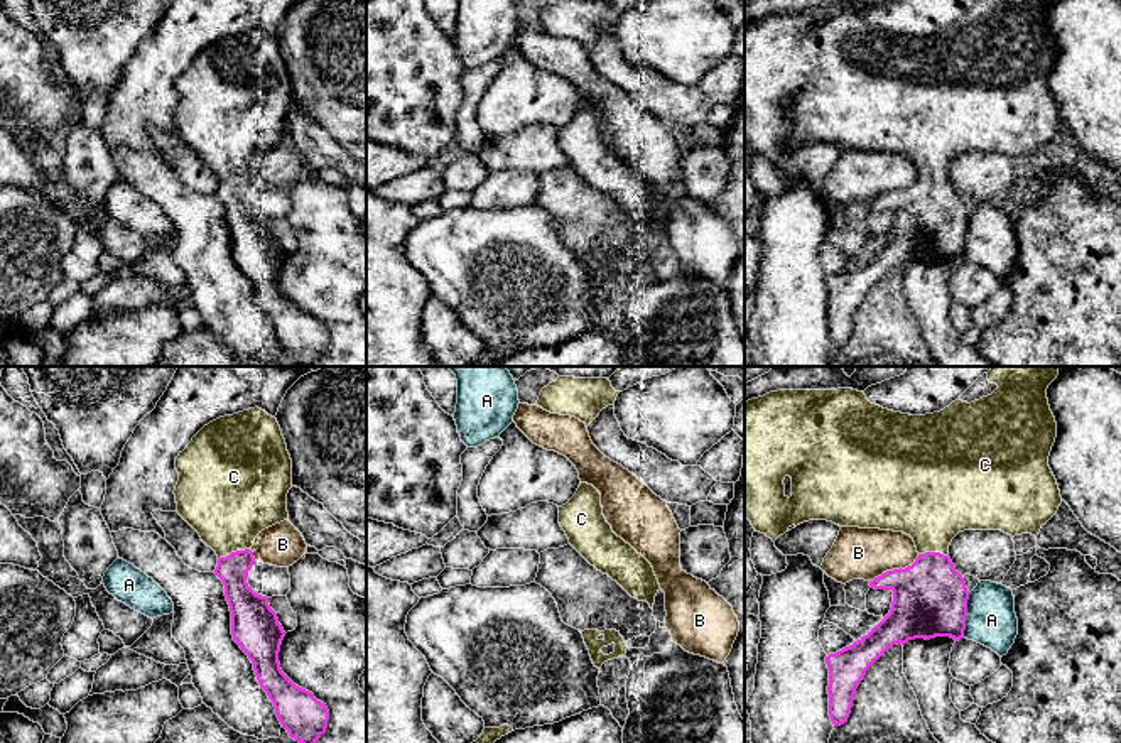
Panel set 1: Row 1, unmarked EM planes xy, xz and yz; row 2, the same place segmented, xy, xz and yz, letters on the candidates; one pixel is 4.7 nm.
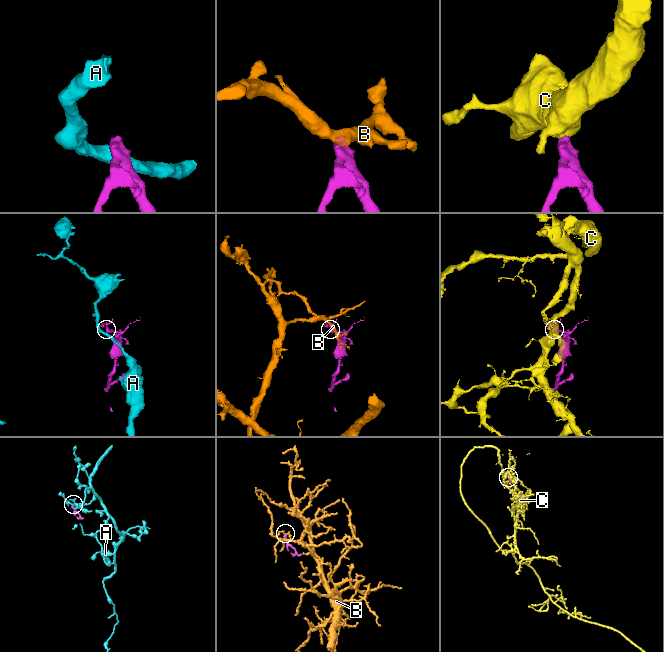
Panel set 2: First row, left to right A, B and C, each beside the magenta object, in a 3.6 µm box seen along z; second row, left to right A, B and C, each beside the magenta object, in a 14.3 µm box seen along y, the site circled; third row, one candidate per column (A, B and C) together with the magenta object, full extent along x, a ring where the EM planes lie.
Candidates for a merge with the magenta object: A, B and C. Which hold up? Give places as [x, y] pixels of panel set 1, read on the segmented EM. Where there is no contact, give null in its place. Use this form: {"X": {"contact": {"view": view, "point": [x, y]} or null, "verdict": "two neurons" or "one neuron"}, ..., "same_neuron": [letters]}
{"A": {"contact": {"view": "yz", "point": [966, 615]}, "verdict": "two neurons"}, "B": {"contact": {"view": "yz", "point": [895, 569]}, "verdict": "two neurons"}, "C": {"contact": {"view": "xy", "point": [233, 553]}, "verdict": "one neuron"}, "same_neuron": ["C"]}

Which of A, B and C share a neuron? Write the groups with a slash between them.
A / B / C

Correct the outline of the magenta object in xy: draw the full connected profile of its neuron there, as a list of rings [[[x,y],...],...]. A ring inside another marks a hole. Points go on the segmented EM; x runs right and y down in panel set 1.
[[[255,407],[219,417],[204,426],[176,458],[179,481],[174,495],[177,513],[199,534],[218,556],[214,574],[225,584],[231,611],[231,635],[248,655],[260,687],[273,702],[275,714],[289,736],[299,743],[316,743],[328,728],[329,711],[312,692],[295,686],[280,669],[279,652],[285,632],[268,598],[257,594],[246,583],[255,557],[255,537],[289,520],[287,493],[292,488],[292,459],[275,417]]]

